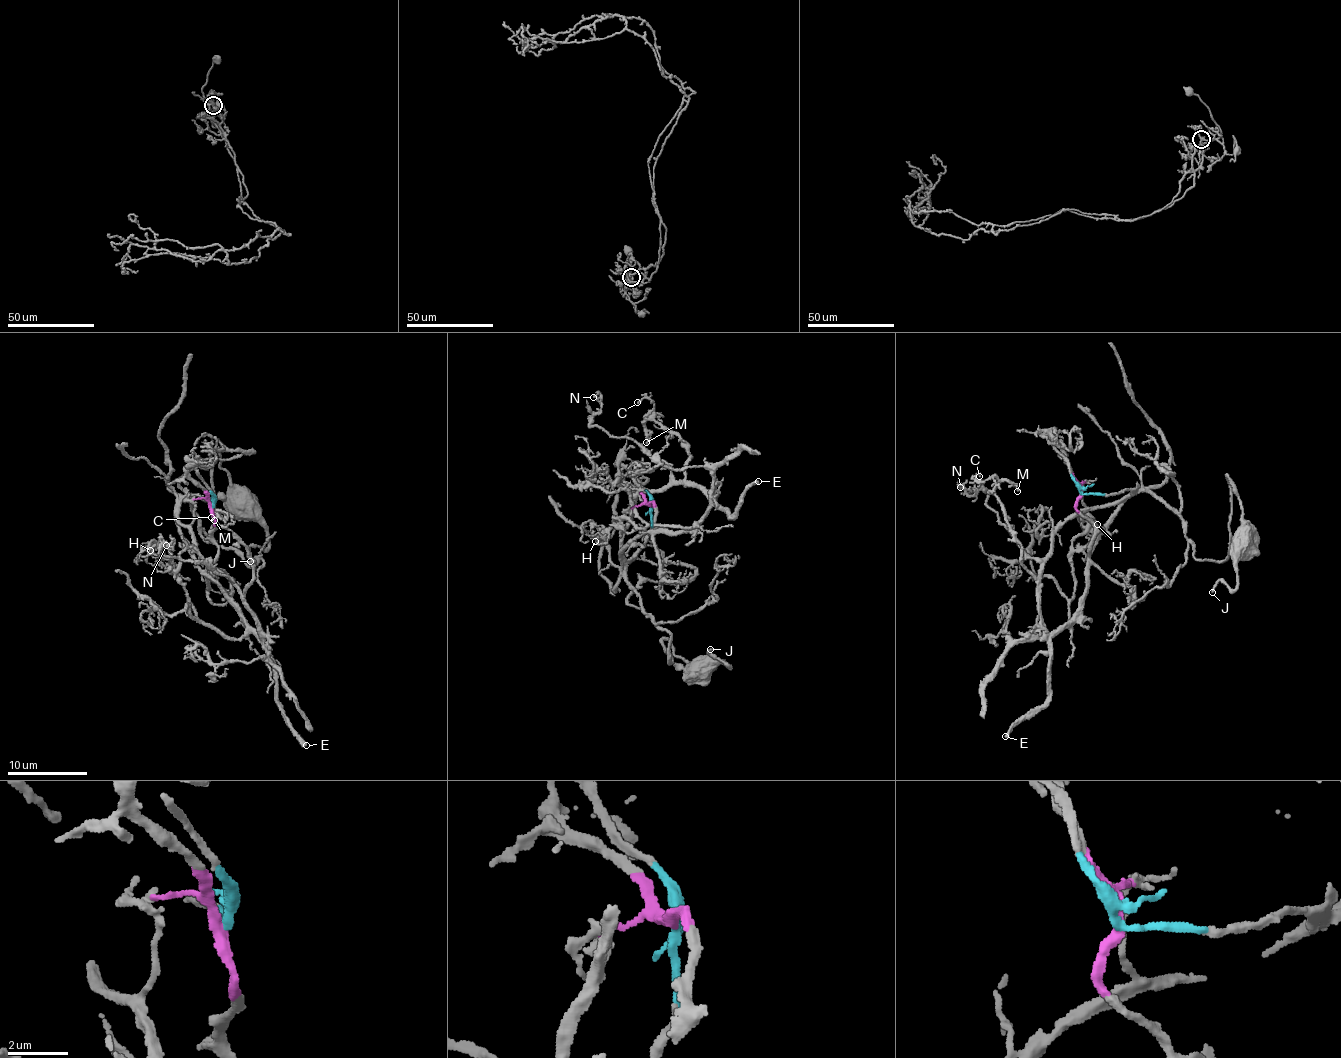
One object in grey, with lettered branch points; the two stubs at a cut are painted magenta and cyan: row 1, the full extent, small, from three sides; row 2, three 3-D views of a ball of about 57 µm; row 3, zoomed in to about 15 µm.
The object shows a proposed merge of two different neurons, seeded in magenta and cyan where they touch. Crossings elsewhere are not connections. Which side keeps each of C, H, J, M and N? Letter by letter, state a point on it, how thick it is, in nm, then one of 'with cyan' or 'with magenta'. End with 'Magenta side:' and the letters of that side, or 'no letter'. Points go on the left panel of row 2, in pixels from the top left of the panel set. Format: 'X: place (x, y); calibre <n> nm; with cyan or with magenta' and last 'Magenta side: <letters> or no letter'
C: place (211, 517); calibre 180 nm; with cyan
H: place (150, 550); calibre 180 nm; with magenta
J: place (250, 561); calibre 200 nm; with cyan
M: place (214, 520); calibre 200 nm; with cyan
N: place (166, 545); calibre 200 nm; with cyan
Magenta side: H

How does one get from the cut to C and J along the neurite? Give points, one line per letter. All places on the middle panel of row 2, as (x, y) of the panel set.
C: (649, 505), (648, 540), (627, 558), (622, 529), (636, 497), (683, 479), (689, 459), (654, 404), (638, 403)
J: (649, 505), (652, 531), (627, 581), (668, 635), (672, 662), (664, 640), (686, 664), (729, 668), (711, 650)

